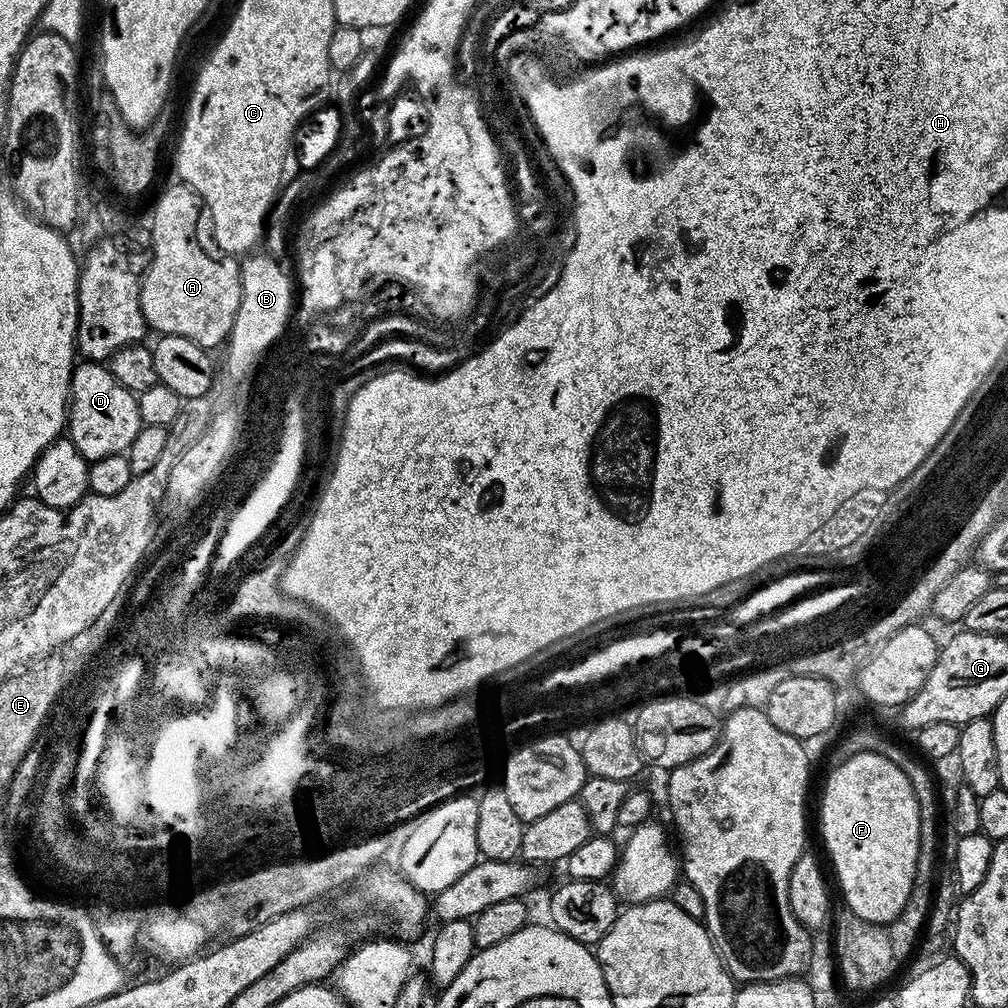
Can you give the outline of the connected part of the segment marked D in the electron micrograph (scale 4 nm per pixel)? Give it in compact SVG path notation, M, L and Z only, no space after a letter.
M80 362L72 370L72 391L68 401L68 422L66 425L67 439L74 442L74 446L91 462L98 458L110 458L110 454L127 453L130 442L134 442L140 429L140 415L138 414L137 393L126 390L118 378L114 378L111 367L100 362Z

